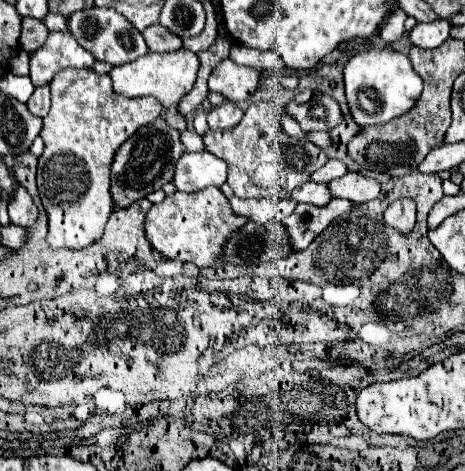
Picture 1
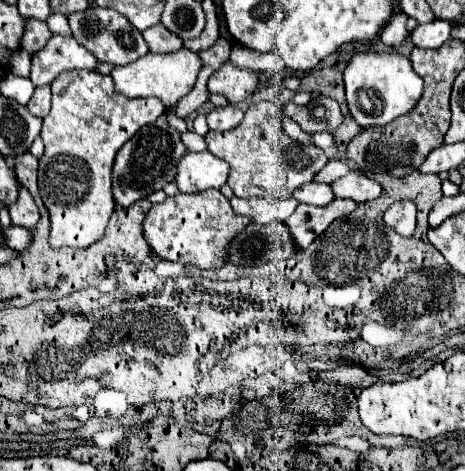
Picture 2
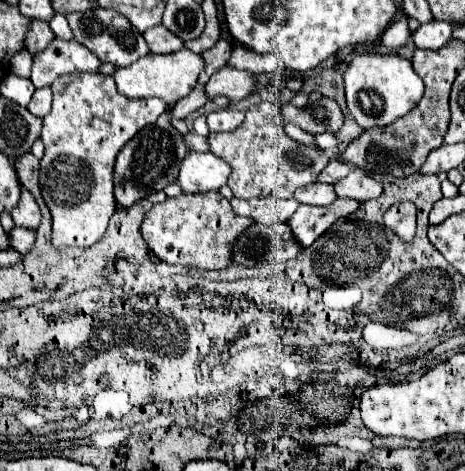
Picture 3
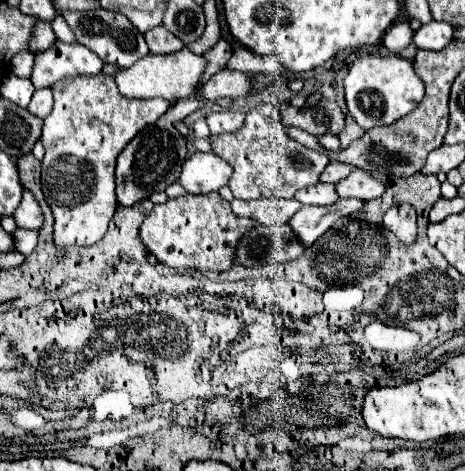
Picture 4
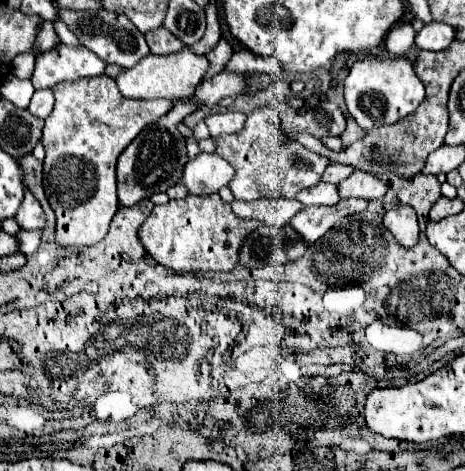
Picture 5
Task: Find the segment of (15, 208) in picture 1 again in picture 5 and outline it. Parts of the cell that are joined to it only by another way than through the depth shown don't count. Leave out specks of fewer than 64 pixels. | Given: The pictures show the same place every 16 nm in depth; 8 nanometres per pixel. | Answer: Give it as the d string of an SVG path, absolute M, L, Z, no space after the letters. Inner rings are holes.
M28 192L28 196L24 196L24 204L16 216L16 222L24 228L24 230L40 230L46 226L46 216L44 210L40 206L40 202L36 200L36 196L32 192Z

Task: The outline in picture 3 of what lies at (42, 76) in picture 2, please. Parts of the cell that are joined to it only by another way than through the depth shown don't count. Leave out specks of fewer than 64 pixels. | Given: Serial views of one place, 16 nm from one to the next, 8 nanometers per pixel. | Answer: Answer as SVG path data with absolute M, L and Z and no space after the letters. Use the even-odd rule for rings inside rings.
M54 38L52 44L44 50L34 54L34 66L32 66L32 84L36 88L52 86L62 76L72 76L80 72L98 74L102 62L82 44L78 42L64 42L60 38Z

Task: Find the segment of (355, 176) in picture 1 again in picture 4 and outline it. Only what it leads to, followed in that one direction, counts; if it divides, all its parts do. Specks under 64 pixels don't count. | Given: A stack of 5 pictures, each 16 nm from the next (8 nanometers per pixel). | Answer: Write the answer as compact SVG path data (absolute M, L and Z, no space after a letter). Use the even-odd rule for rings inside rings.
M354 168L348 178L336 184L340 198L360 198L360 200L372 200L380 198L386 192L386 184L376 180L372 174Z

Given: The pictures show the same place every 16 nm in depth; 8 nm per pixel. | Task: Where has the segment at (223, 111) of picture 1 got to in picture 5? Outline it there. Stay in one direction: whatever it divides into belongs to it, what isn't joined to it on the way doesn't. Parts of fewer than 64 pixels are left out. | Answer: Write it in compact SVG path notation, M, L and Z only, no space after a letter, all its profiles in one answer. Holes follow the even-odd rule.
M220 112L220 114L210 114L206 118L206 126L212 138L240 134L244 130L244 124L246 124L246 116L242 112Z

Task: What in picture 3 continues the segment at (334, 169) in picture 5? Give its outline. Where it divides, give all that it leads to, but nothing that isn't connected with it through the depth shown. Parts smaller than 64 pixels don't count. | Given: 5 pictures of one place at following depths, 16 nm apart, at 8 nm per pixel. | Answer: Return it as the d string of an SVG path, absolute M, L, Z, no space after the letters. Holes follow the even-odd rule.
M330 160L328 166L324 168L324 172L320 172L320 182L330 182L330 184L334 184L334 182L346 178L346 176L350 174L350 170L352 170L352 168L350 168L348 164L338 162L338 160Z

